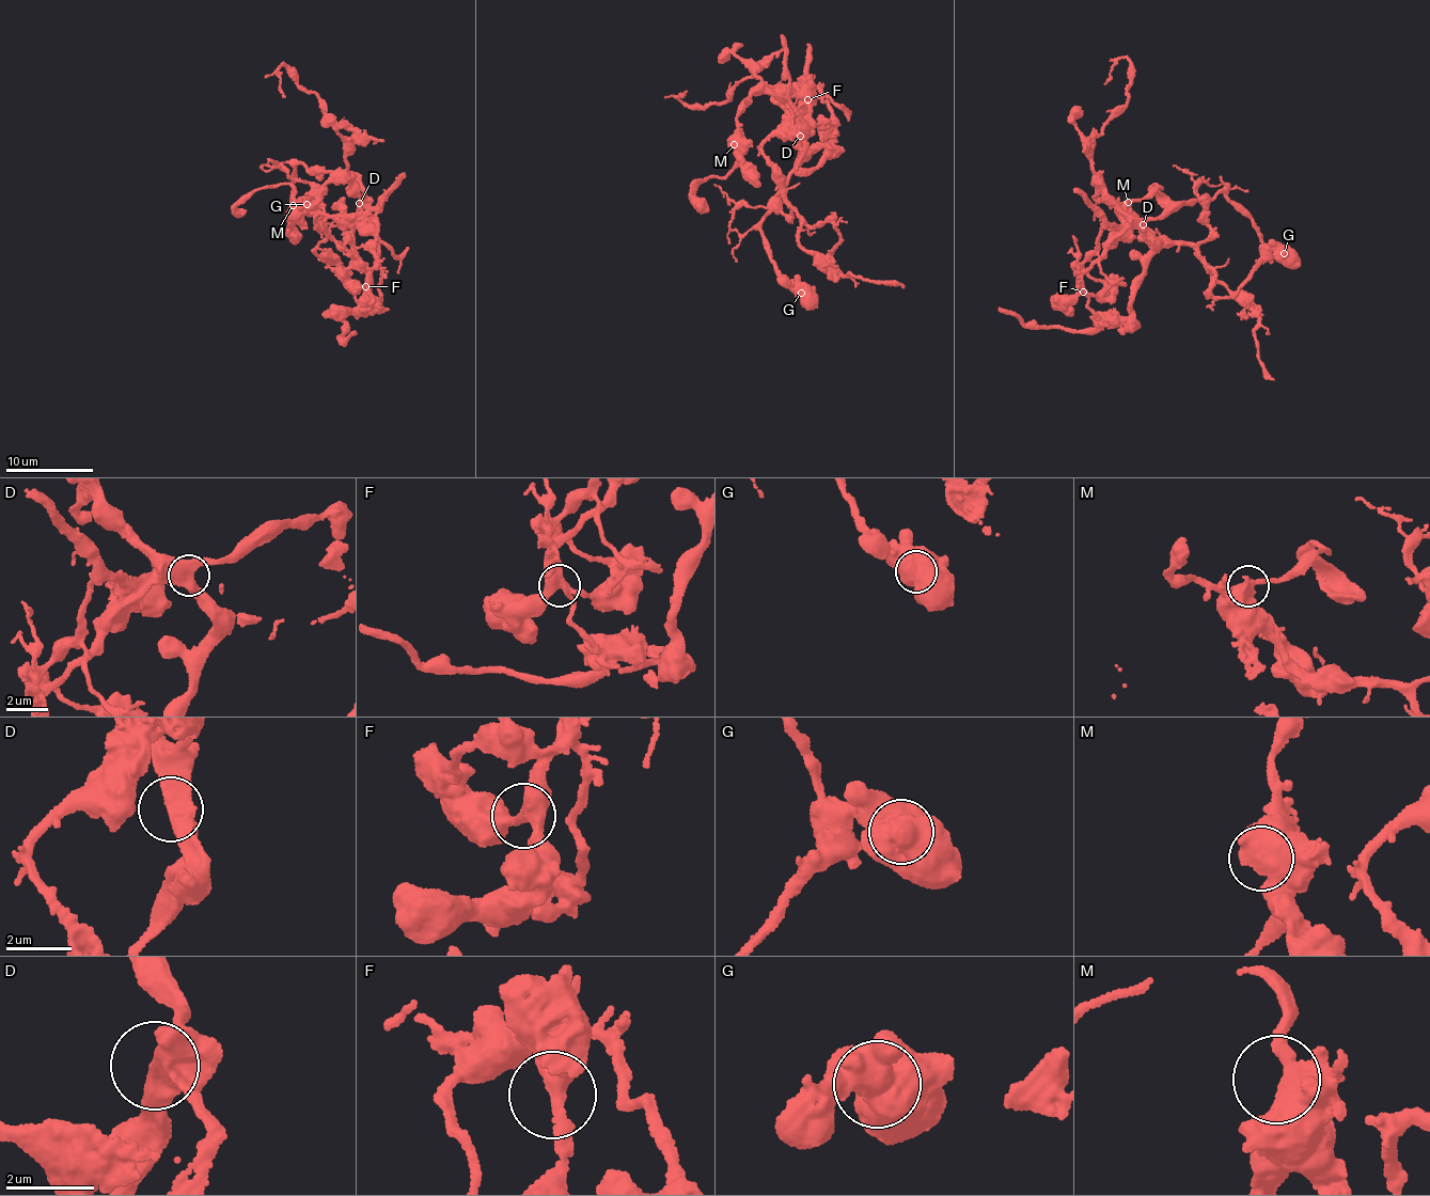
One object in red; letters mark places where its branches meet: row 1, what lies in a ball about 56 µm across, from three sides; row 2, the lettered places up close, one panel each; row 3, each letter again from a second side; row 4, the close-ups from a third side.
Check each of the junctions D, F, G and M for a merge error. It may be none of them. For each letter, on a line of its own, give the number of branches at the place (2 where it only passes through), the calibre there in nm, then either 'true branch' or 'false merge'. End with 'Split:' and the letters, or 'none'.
D: 3 branches meet; 420 nm thick; true branch
F: 3 branches meet; 400 nm thick; true branch
G: 2 branches meet; 1000 nm thick; true branch
M: 2 branches meet; 550 nm thick; true branch
Split: none

